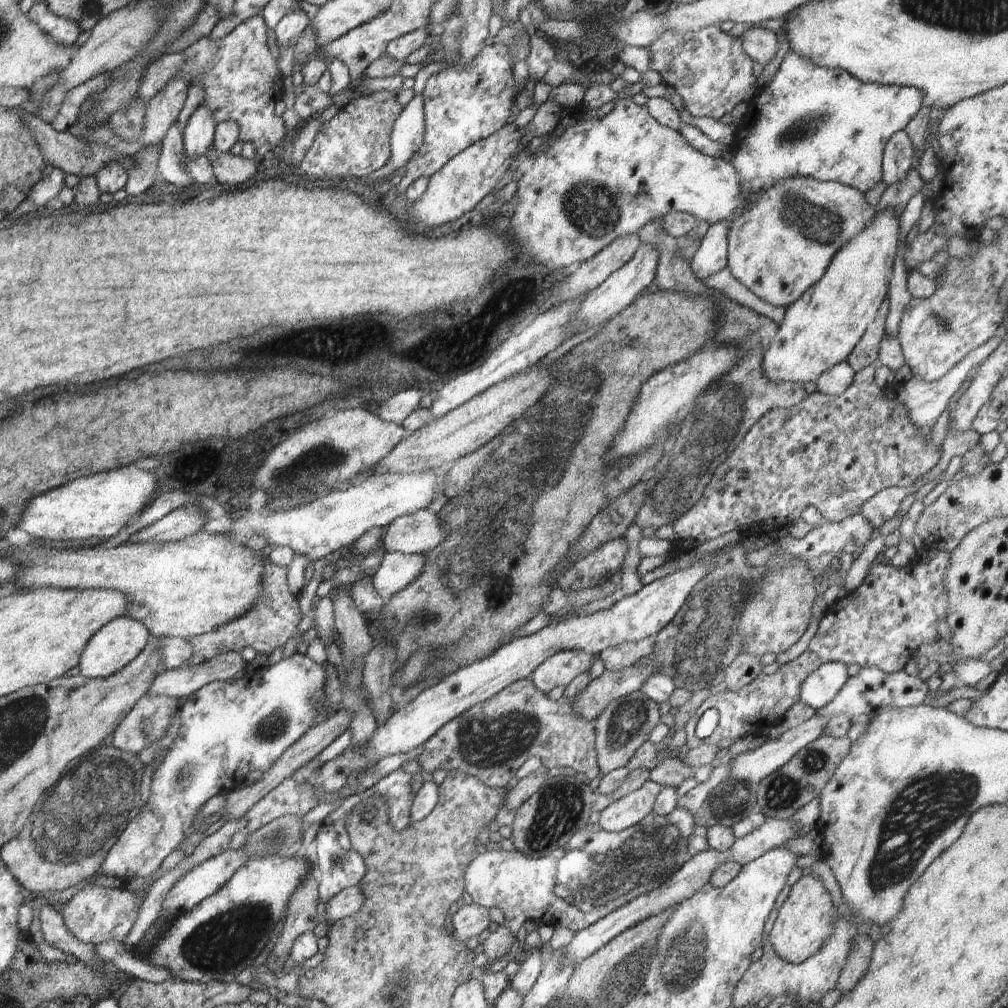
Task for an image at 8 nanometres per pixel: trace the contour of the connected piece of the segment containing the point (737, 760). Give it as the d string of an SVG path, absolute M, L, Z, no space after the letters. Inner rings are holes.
M815 715L800 726L789 729L780 738L773 739L767 735L768 740L760 748L732 757L731 770L727 778L744 780L748 784L760 783L773 771L785 766L802 748L808 747L808 744L823 736L826 726L827 719L821 715Z

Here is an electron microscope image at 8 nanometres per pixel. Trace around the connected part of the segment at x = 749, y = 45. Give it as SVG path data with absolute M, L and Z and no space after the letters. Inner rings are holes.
M752 26L742 36L744 52L762 66L769 64L779 50L781 41L780 35L776 35L771 30L764 30L760 26Z

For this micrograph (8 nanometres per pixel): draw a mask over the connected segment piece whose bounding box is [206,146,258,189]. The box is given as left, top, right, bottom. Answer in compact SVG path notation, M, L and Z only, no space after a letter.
M214 146L206 152L206 156L212 164L217 182L224 189L236 189L240 184L248 182L258 169L258 166L254 166L254 160L248 160L241 154L233 155L231 152L218 154Z

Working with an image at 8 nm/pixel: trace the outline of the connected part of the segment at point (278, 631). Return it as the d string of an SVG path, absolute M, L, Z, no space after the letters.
M266 546L260 552L262 552L262 558L264 558L264 596L260 596L260 600L256 600L256 604L240 618L232 620L228 624L213 630L212 632L207 632L200 636L190 636L187 638L192 646L192 658L184 664L184 666L194 666L199 664L204 664L212 658L228 652L239 652L241 653L246 646L248 648L254 648L258 654L272 654L276 648L284 646L288 640L296 640L297 642L309 641L312 635L300 634L298 630L298 624L302 619L302 614L300 613L299 599L292 596L290 588L288 588L287 574L288 570L286 567L276 565L270 560L268 556L272 548Z

